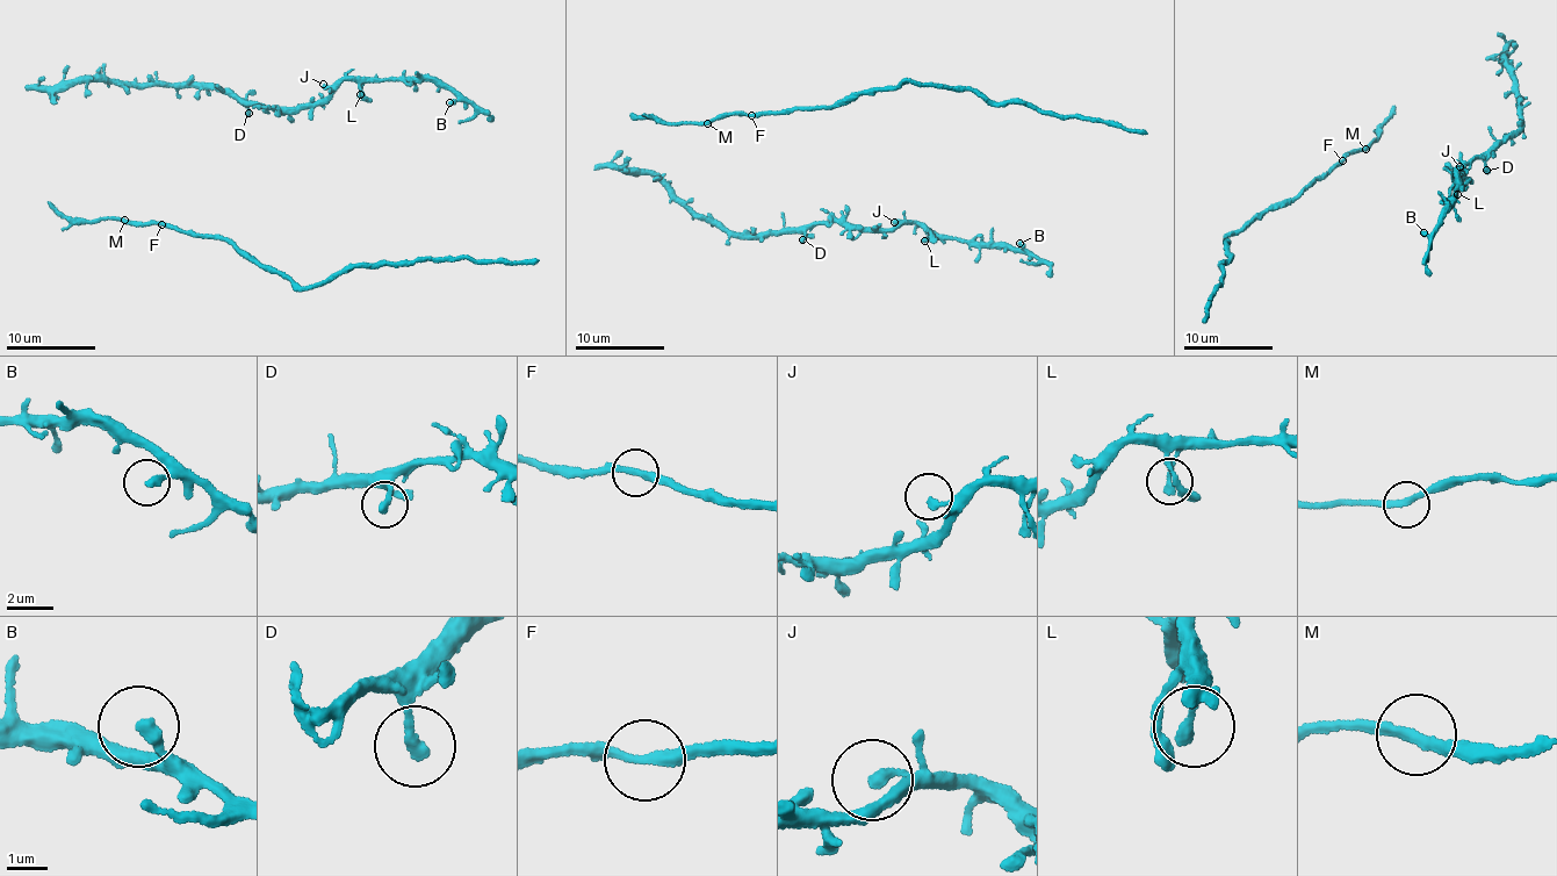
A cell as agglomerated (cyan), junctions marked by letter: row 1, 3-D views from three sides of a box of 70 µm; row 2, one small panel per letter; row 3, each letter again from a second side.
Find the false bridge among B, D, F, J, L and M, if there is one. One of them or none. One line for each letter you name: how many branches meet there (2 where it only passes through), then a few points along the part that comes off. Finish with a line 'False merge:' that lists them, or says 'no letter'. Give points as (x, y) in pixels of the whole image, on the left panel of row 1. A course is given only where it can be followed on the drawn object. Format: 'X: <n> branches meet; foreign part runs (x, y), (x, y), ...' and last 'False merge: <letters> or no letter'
False merge: no letter

